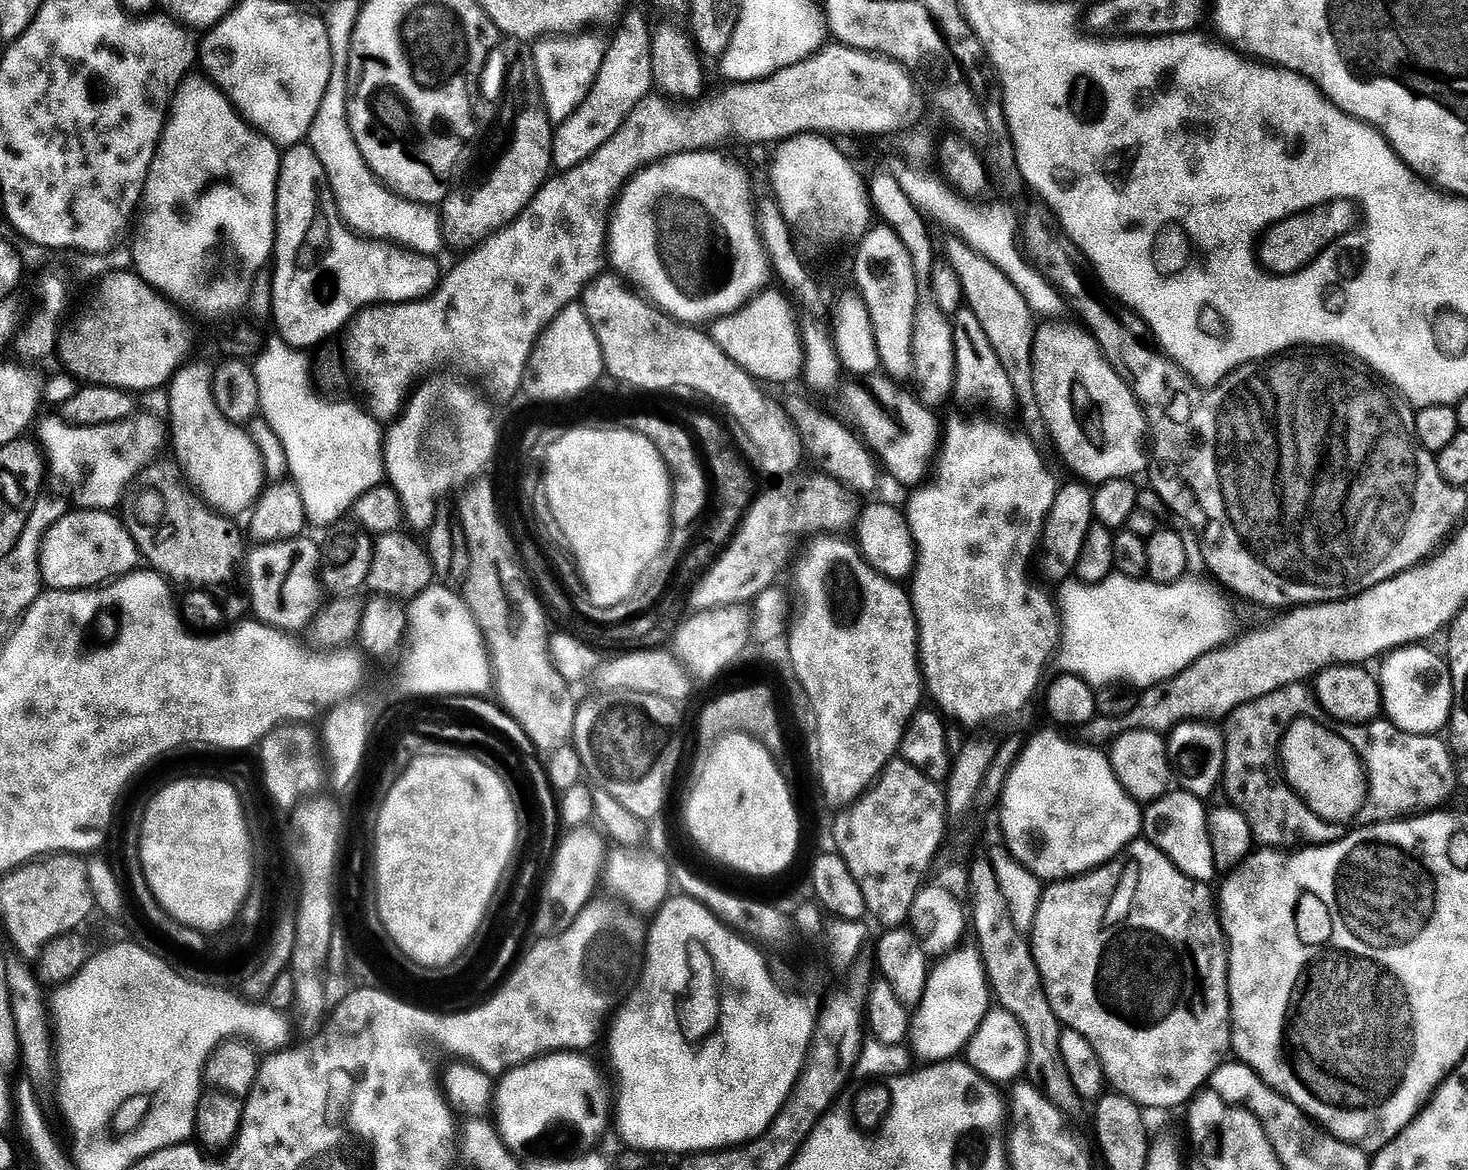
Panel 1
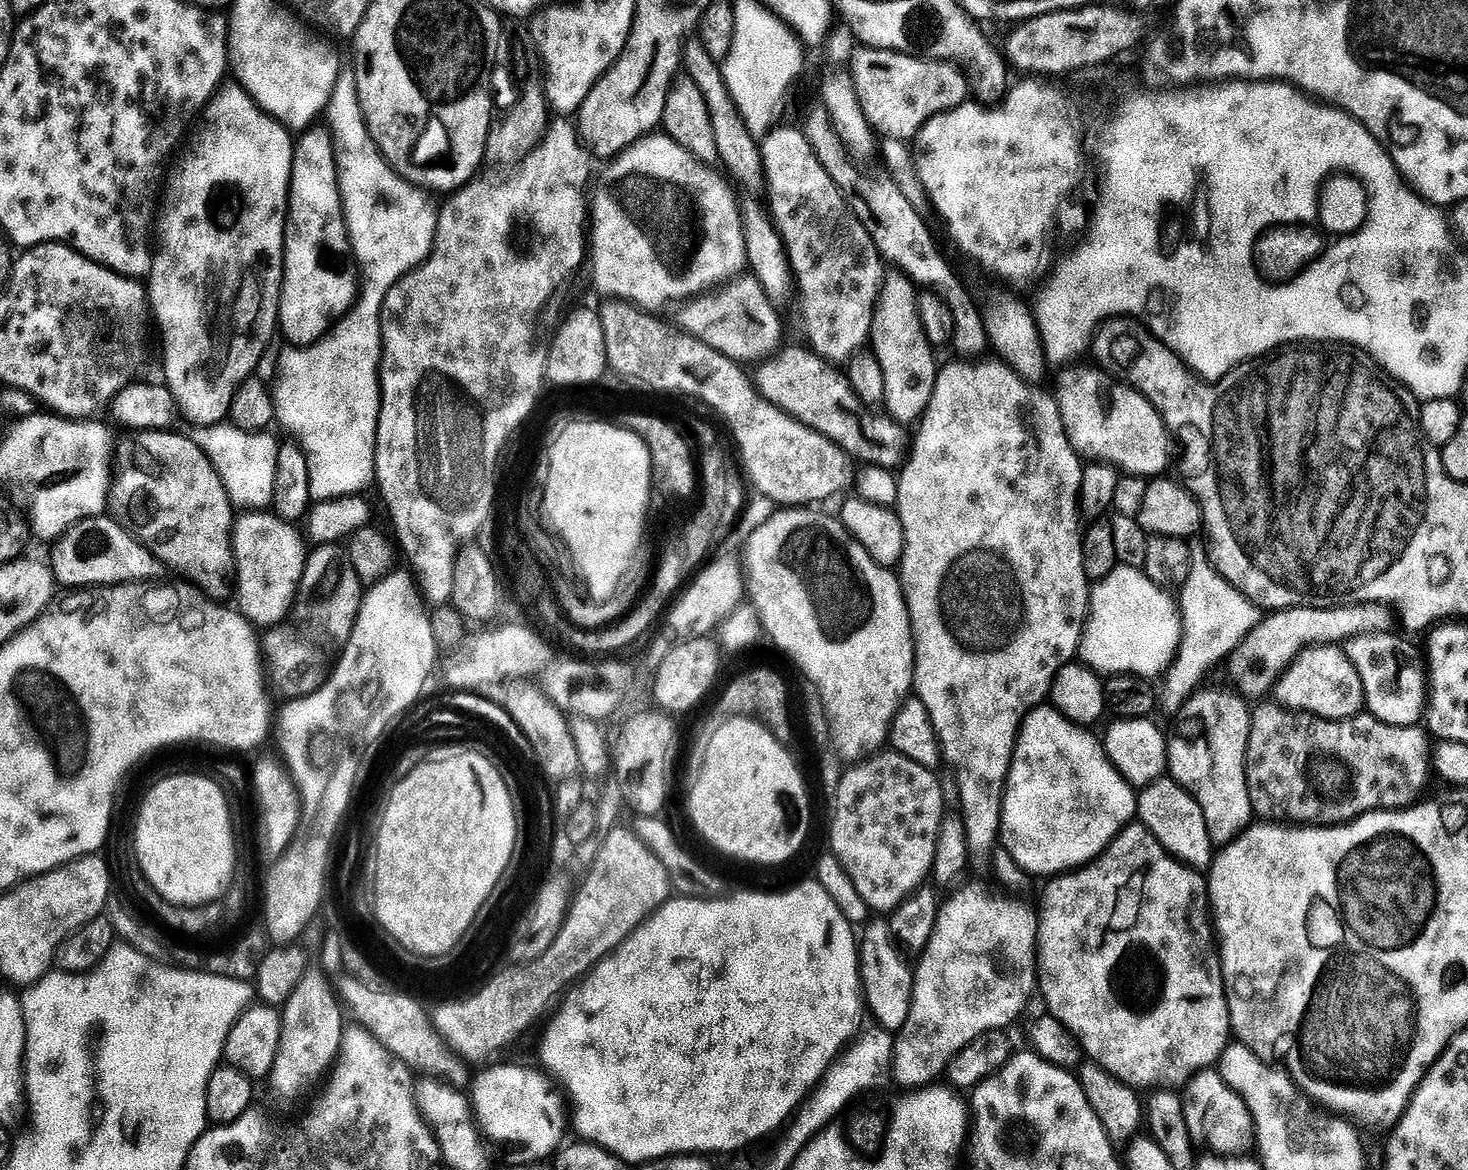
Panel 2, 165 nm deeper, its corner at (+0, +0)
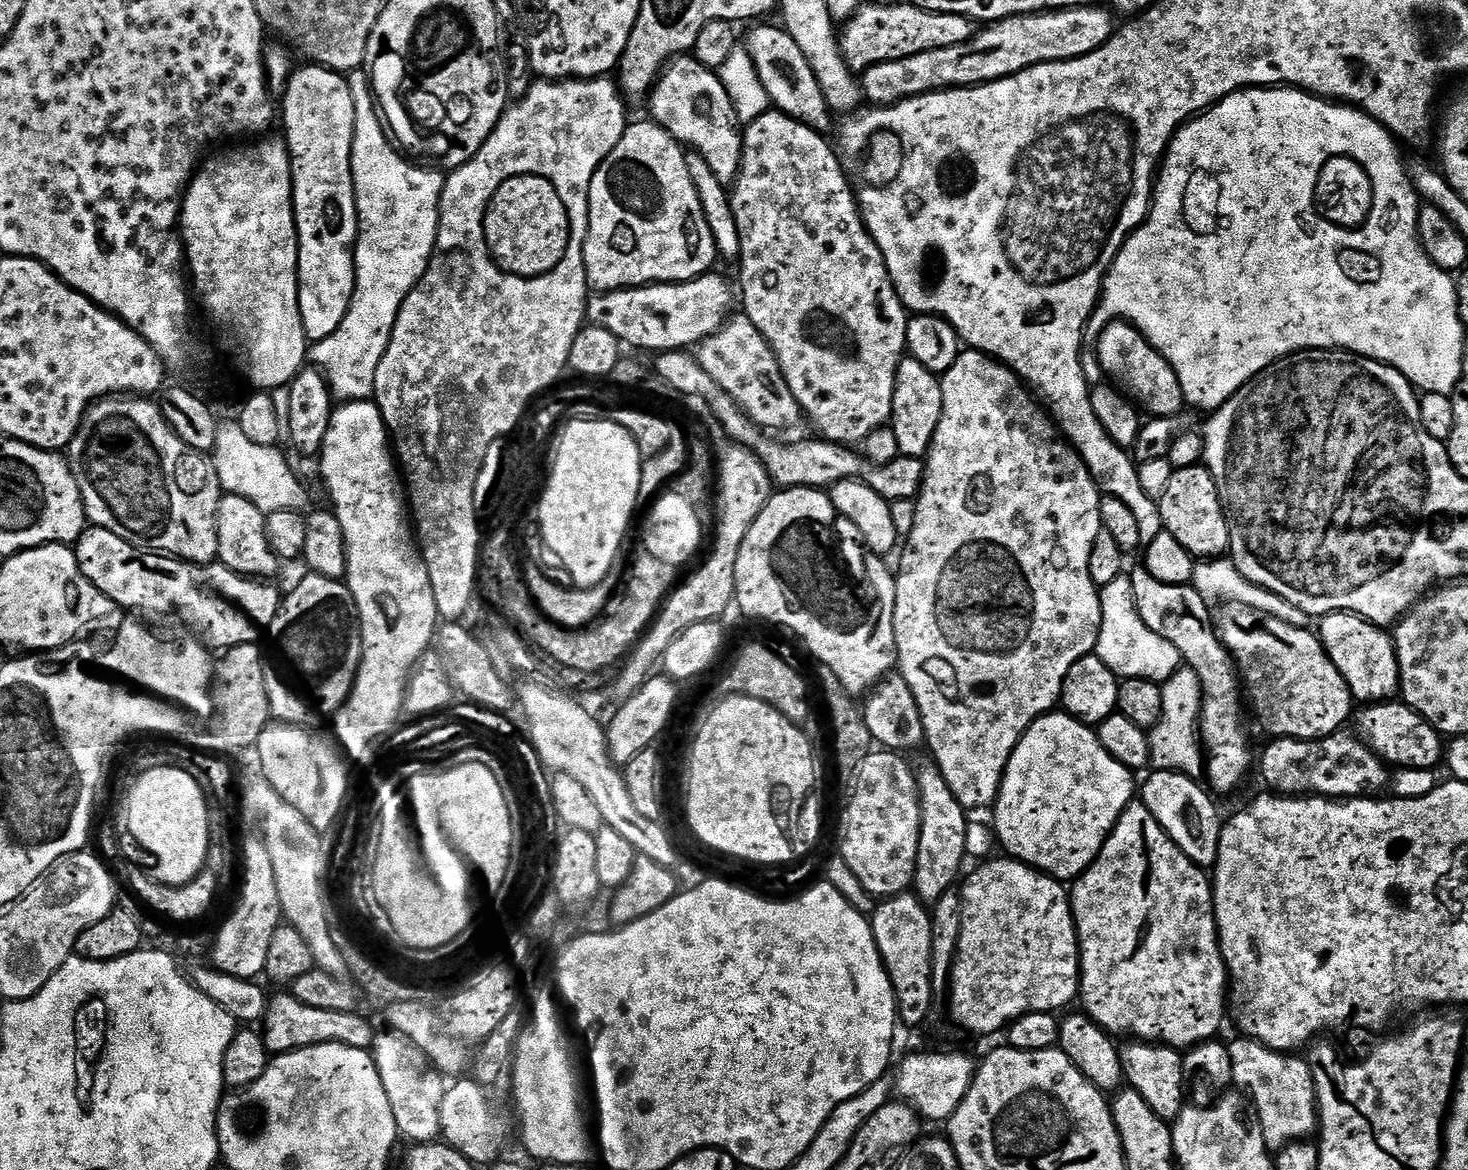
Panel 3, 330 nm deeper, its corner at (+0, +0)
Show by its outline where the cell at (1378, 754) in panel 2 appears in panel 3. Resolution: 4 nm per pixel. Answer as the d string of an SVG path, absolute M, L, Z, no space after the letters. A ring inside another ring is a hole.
M1333 734L1322 736L1319 740L1296 740L1293 736L1281 736L1269 739L1265 746L1264 753L1259 753L1258 768L1264 775L1264 780L1269 784L1271 791L1276 794L1283 794L1289 798L1300 798L1305 795L1304 786L1312 784L1314 791L1311 795L1323 796L1325 798L1364 798L1369 794L1376 794L1380 787L1387 785L1390 780L1390 768L1385 761L1381 760L1363 739L1355 735L1344 736L1345 734Z

